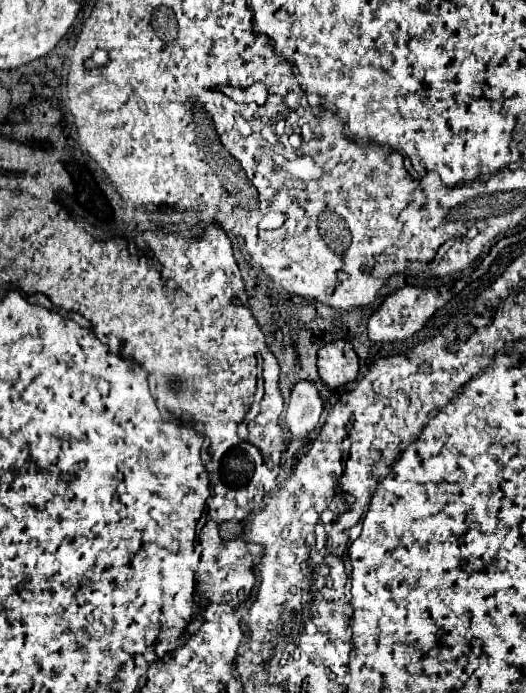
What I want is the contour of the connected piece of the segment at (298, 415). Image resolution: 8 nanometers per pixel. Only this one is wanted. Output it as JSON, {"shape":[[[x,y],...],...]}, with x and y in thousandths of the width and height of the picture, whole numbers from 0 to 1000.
{"shape":[[[568,550],[553,561],[549,584],[542,593],[542,616],[561,633],[587,633],[603,619],[614,596],[614,579],[587,550]]]}

